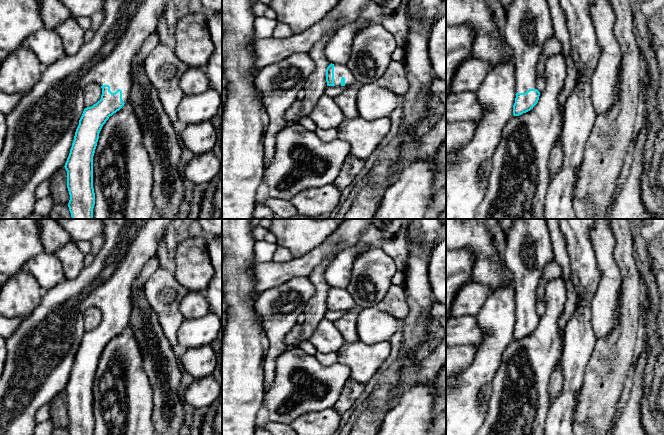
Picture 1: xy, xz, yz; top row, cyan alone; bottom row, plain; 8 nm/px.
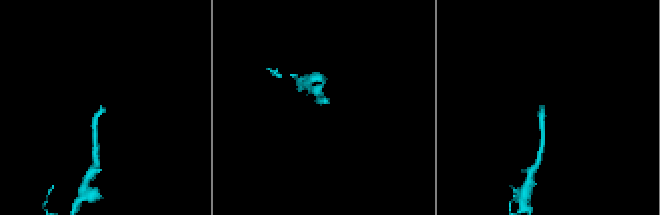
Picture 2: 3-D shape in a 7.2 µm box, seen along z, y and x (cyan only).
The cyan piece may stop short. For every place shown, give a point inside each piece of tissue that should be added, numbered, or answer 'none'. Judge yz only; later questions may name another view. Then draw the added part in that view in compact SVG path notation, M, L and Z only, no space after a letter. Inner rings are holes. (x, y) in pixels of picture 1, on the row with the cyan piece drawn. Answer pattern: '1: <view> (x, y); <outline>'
1: yz (528, 25); M512 0L506 10L504 38L512 51L516 93L537 89L537 64L545 42L554 35L547 0Z

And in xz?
1: xz (340, 71); M334 64L334 85L341 86L341 78L345 78L345 86L354 85L357 81L346 65Z

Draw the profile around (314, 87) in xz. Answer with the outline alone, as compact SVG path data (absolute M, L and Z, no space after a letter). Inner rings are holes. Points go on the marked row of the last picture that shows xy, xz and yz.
M331 30L322 36L308 52L311 59L315 62L315 70L308 77L304 84L305 97L301 101L300 116L293 122L298 123L303 117L309 116L320 97L327 88L326 69L331 64L327 59L324 48L331 39L335 31Z

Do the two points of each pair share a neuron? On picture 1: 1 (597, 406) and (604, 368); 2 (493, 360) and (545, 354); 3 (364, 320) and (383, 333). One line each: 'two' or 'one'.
1: one
2: two
3: one

